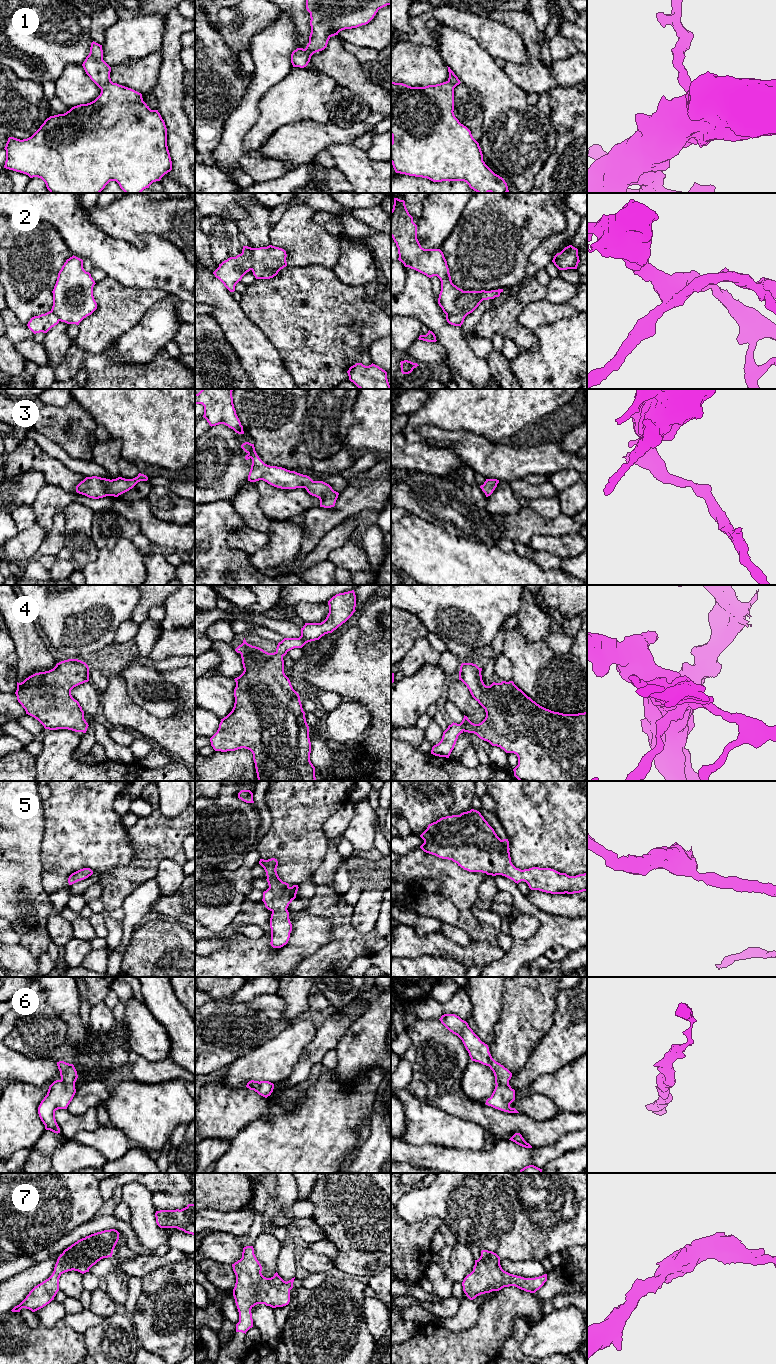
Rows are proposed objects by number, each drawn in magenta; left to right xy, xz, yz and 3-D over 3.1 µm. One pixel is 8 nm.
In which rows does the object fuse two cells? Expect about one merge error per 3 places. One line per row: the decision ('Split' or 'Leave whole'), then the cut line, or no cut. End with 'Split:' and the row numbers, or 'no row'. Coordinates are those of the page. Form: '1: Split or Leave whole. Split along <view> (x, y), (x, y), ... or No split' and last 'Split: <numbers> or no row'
1: Leave whole. No split
2: Split. Split along xz (252, 248), (250, 269)
3: Leave whole. No split
4: Leave whole. No split
5: Leave whole. No split
6: Leave whole. No split
7: Leave whole. No split
Split: 2

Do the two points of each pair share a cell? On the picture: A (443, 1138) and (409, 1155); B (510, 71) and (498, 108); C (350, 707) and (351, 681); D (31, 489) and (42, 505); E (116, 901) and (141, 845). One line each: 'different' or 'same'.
A: different
B: different
C: different
D: different
E: same

